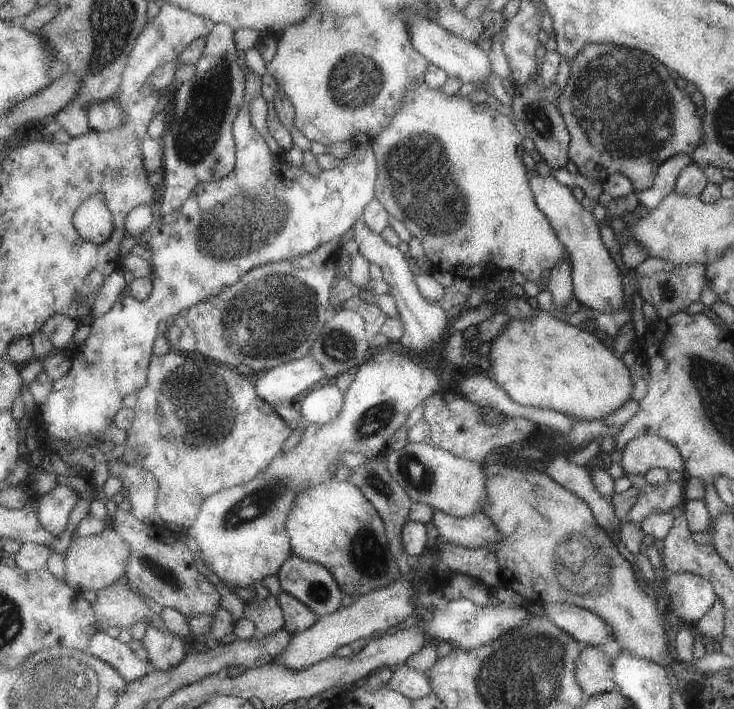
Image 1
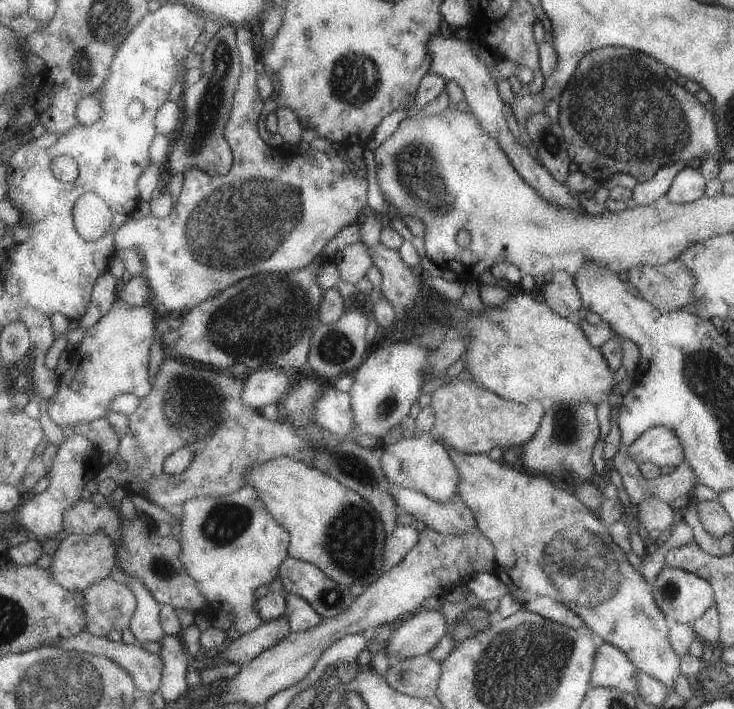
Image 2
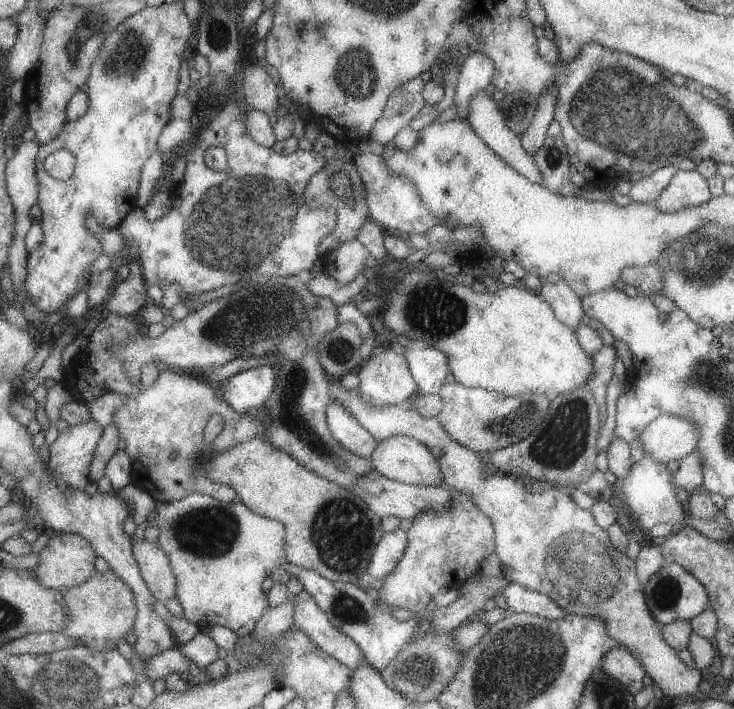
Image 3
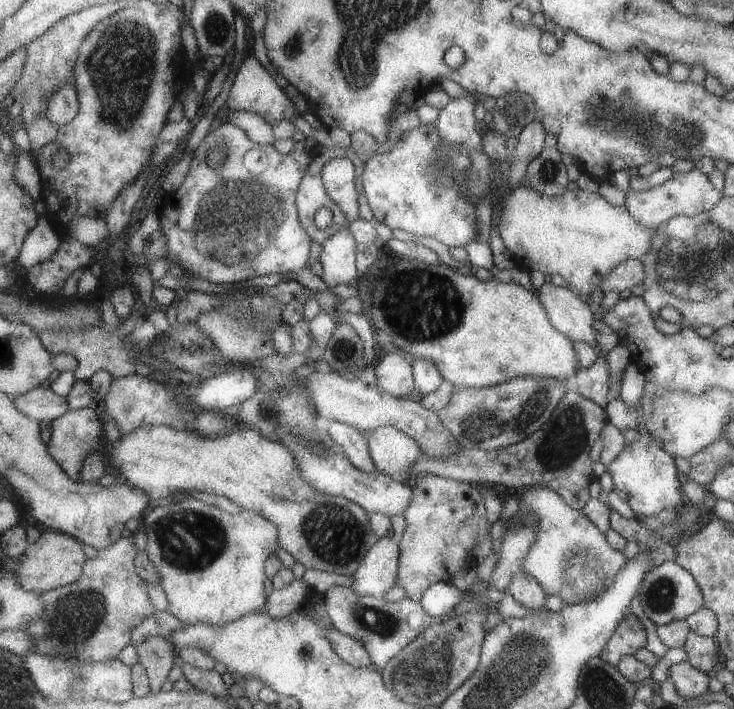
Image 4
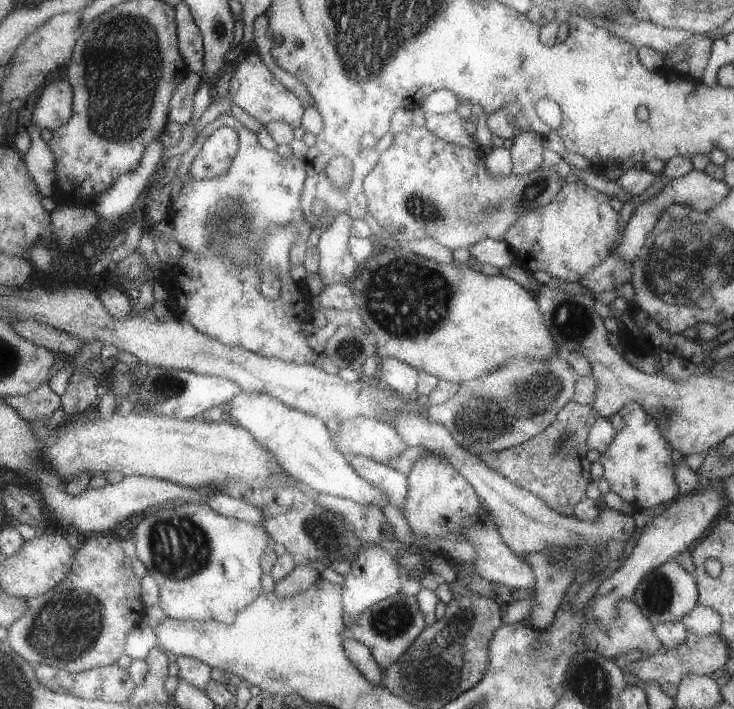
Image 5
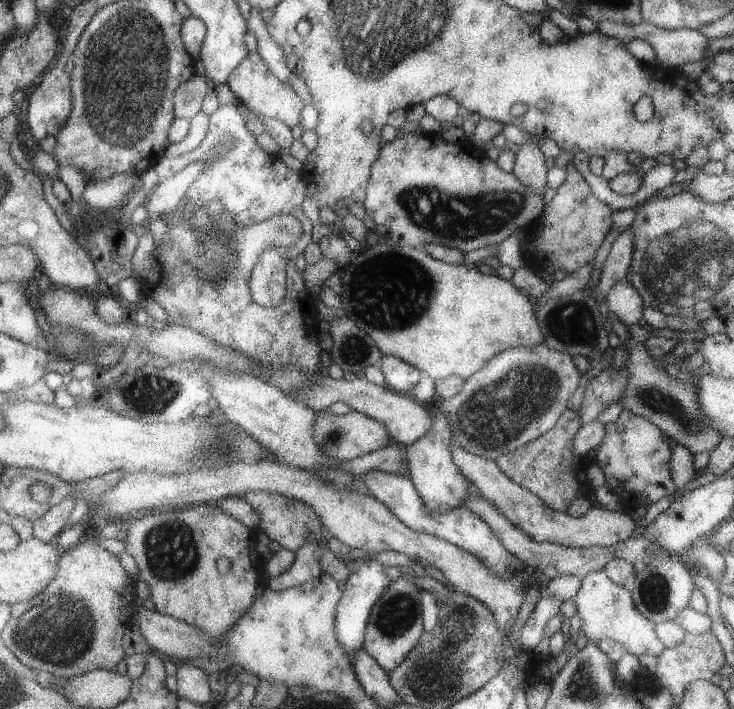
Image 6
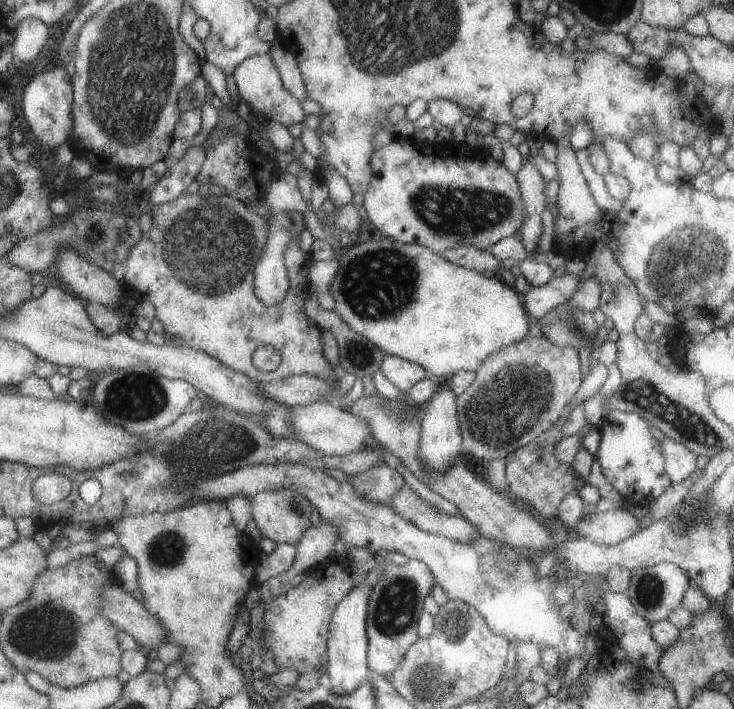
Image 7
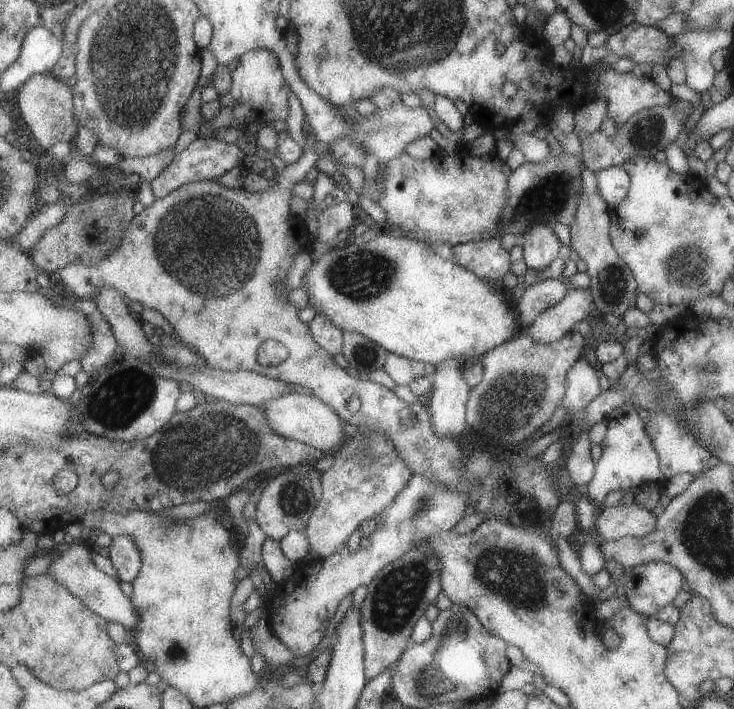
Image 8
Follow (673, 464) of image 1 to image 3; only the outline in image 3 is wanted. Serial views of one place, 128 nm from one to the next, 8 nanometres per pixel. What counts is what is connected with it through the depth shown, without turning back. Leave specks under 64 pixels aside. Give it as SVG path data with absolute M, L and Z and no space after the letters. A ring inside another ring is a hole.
M671 413L656 416L638 434L644 454L664 465L693 451L697 439L694 422Z

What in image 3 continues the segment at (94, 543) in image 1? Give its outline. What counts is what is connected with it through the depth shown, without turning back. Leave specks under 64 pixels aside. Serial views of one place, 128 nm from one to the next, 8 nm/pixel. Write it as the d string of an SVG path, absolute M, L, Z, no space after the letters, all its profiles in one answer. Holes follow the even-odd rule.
M51 533L51 540L40 550L39 555L39 564L35 568L36 577L43 586L52 589L73 589L89 581L96 572L98 552L91 541L75 533Z

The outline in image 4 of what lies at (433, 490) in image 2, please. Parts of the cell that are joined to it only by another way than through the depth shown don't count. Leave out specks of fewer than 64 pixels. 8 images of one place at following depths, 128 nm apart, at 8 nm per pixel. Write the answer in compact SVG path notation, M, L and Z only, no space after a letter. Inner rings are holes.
M377 426L375 430L361 431L361 434L373 466L384 475L403 475L421 452L412 438L393 427Z

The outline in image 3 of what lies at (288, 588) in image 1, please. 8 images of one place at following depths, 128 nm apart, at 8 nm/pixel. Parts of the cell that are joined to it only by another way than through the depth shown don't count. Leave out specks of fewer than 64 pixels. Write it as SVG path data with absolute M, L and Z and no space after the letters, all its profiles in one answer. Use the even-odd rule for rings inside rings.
M287 563L282 566L288 575L293 575L302 586L302 589L311 596L312 601L324 612L329 622L345 636L348 636L361 651L365 664L372 666L377 672L385 668L404 644L409 642L415 632L419 618L411 618L399 622L391 618L390 612L376 606L372 591L363 592L351 583L331 581L317 571L304 569Z

